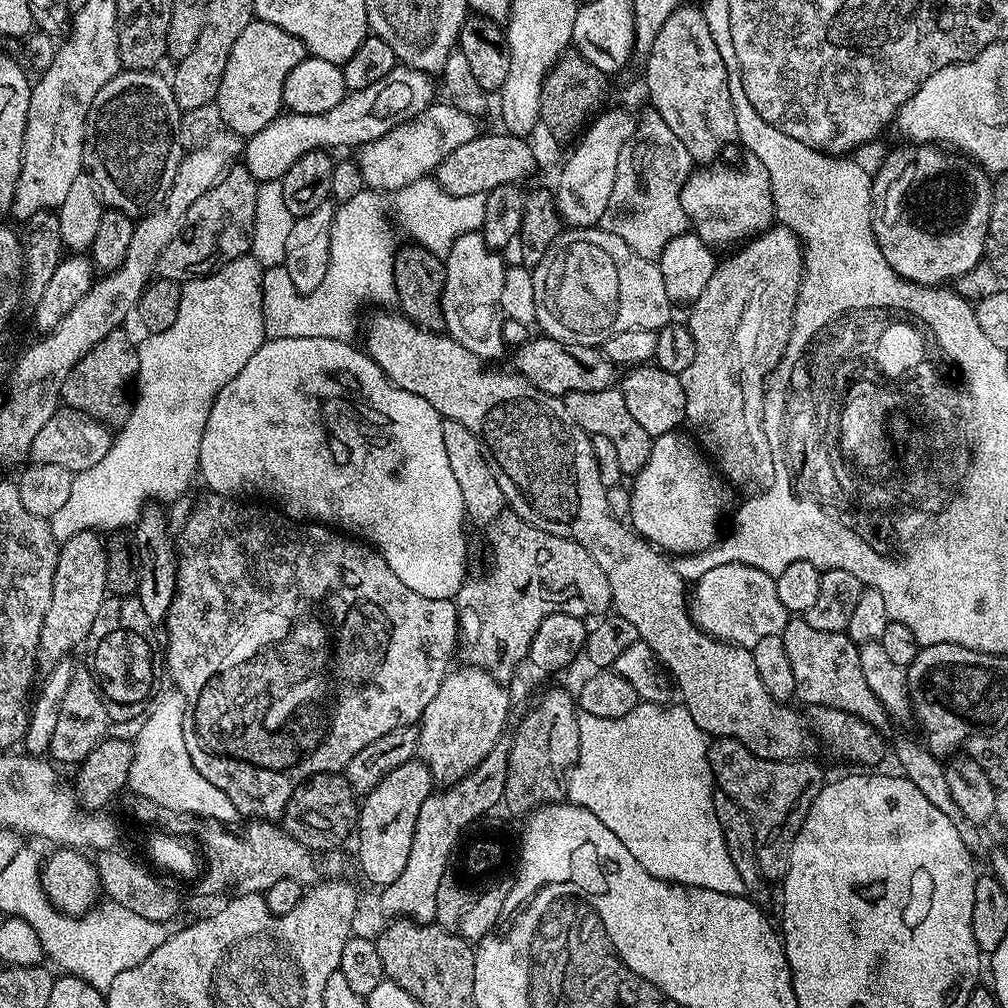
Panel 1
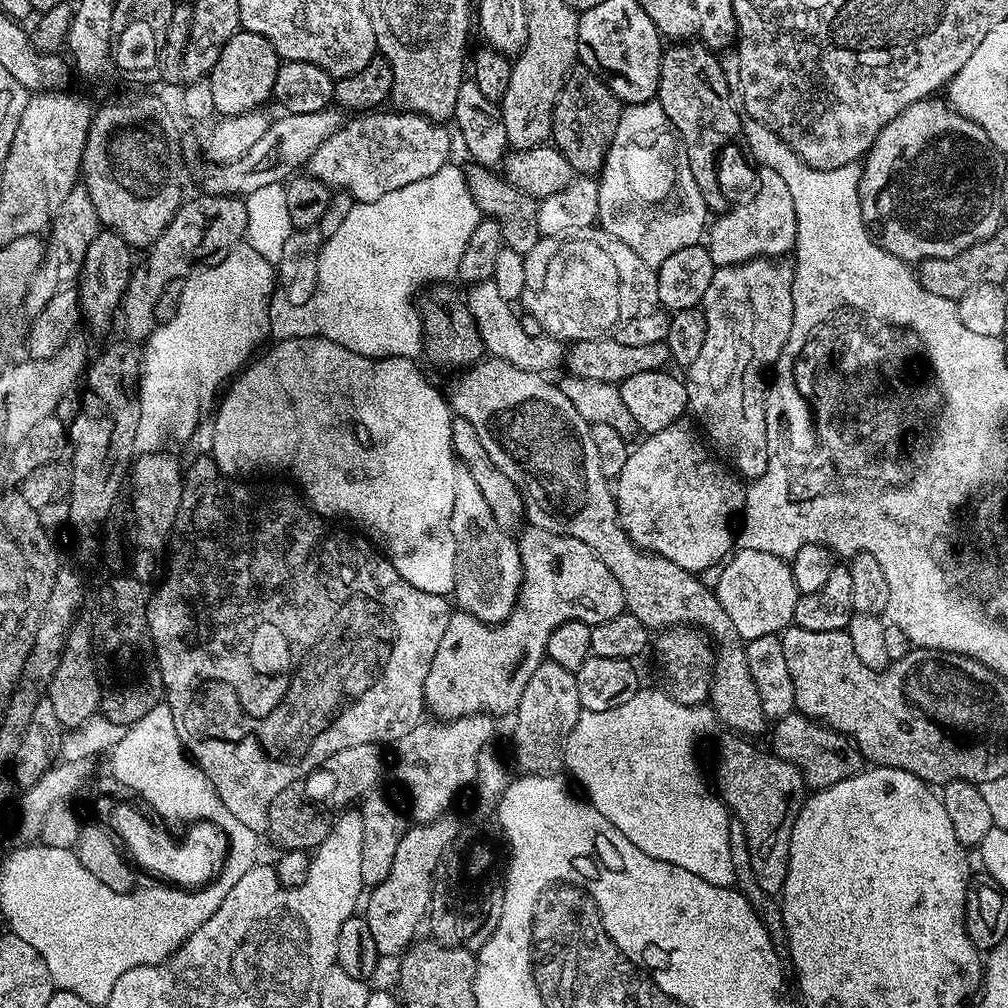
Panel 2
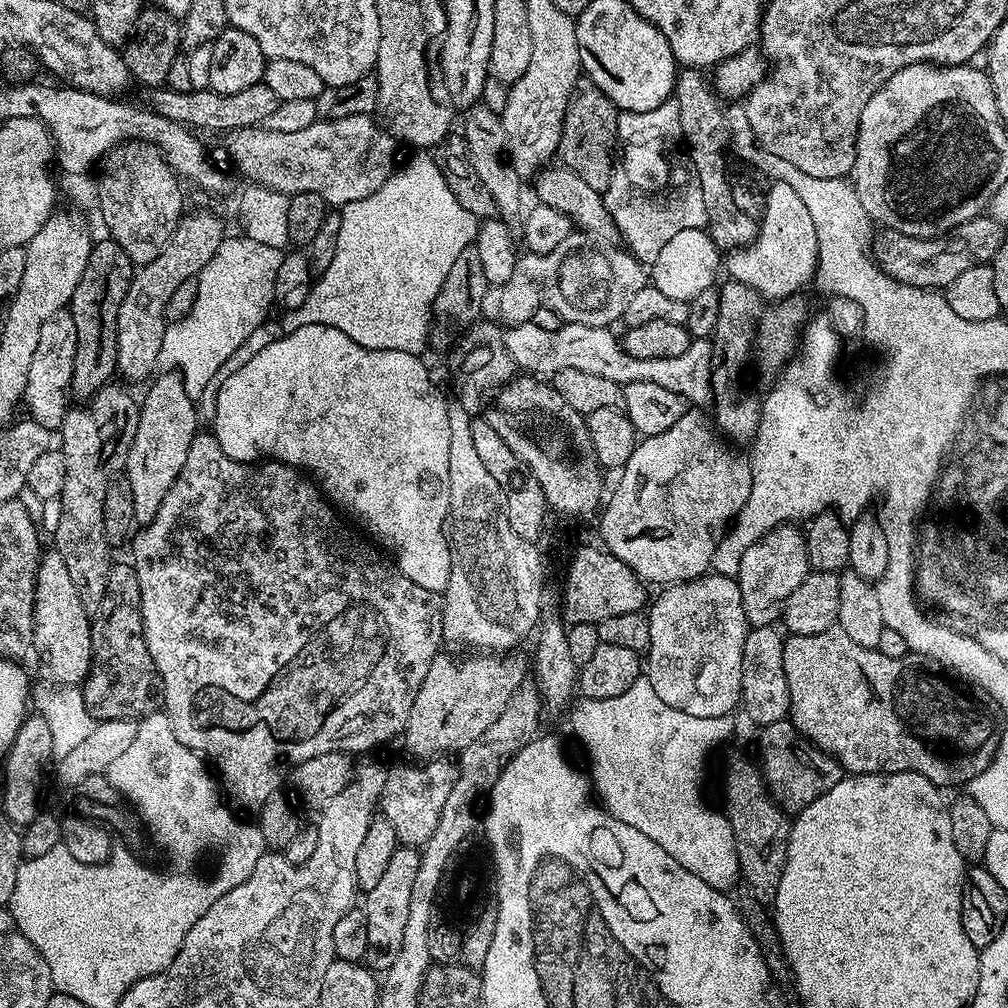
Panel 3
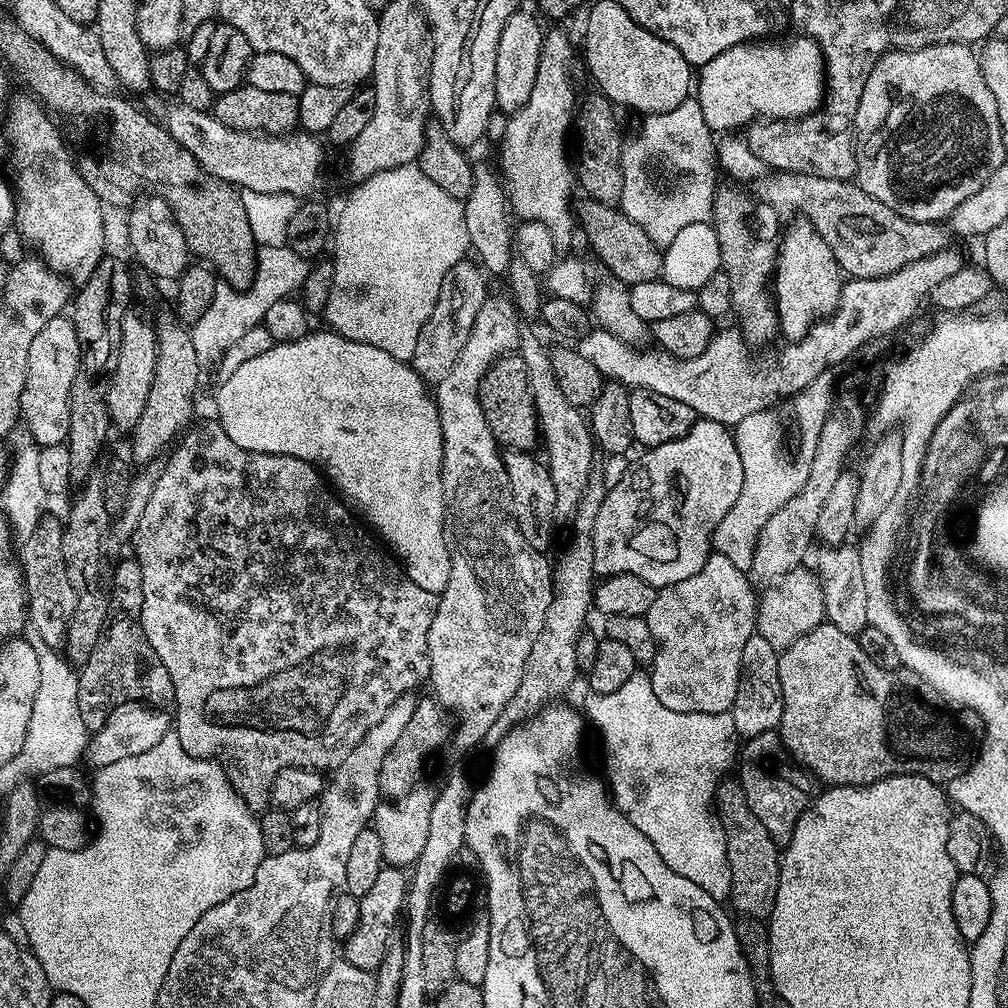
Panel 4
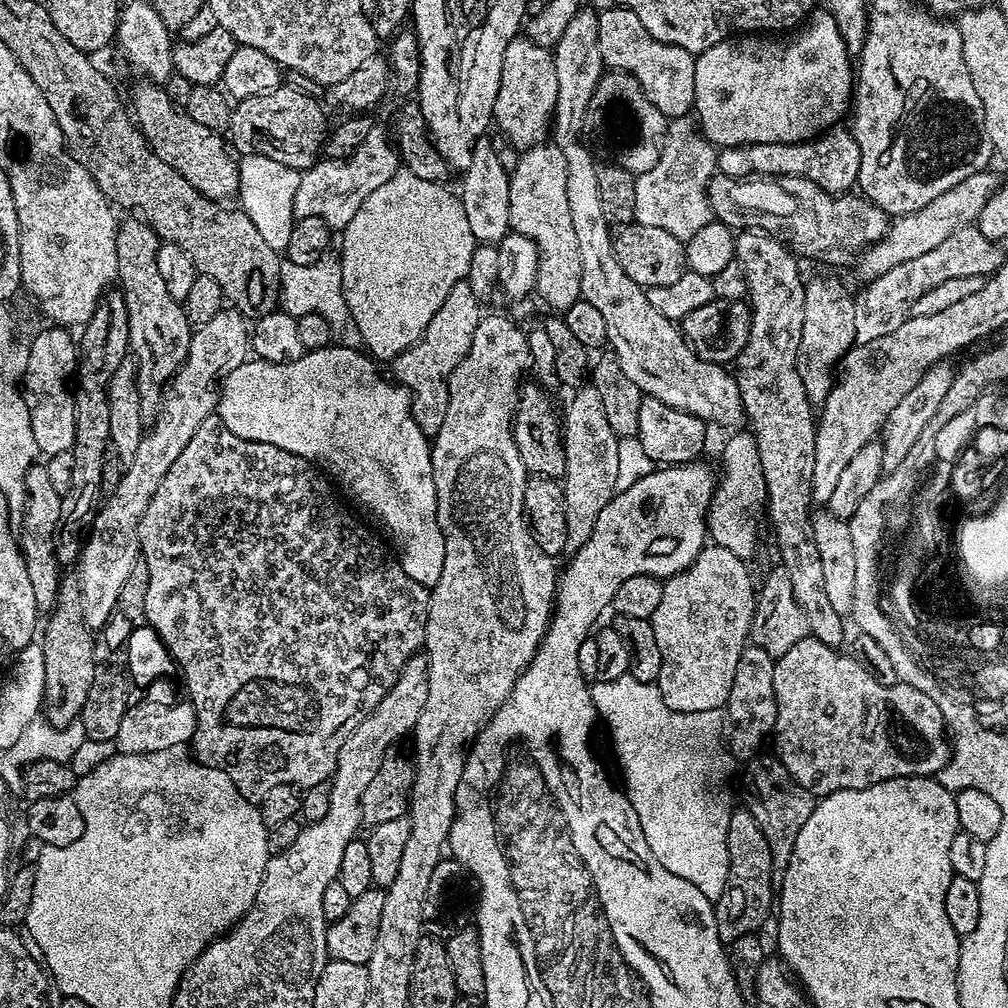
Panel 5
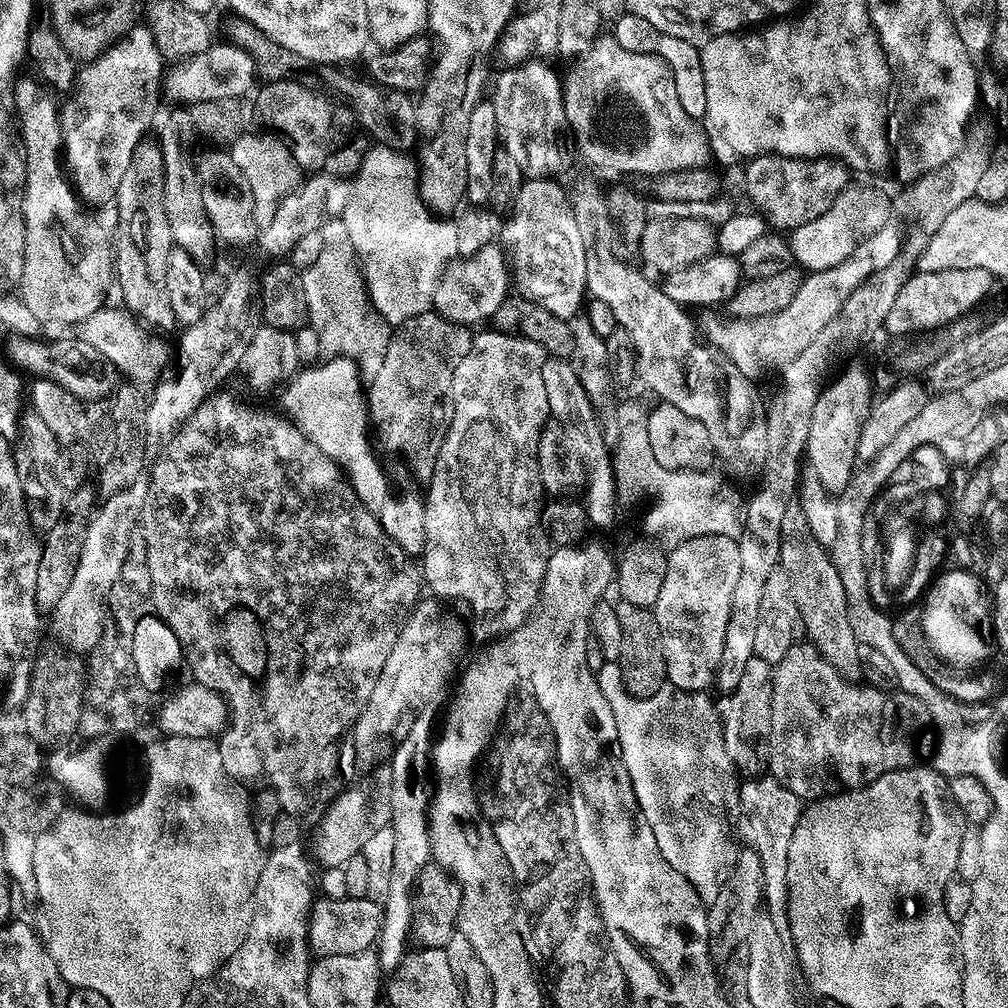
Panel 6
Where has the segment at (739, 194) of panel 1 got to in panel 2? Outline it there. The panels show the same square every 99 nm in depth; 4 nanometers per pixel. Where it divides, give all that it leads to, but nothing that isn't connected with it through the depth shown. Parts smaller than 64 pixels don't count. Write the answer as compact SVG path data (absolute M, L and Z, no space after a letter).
M761 165L757 169L757 187L754 194L735 206L719 213L706 232L706 247L716 268L766 257L780 258L795 249L797 215L794 214L794 200L782 174Z

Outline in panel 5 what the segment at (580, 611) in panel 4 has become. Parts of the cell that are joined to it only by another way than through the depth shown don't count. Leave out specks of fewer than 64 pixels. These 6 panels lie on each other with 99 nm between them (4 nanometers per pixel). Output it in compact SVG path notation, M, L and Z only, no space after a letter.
M583 385L577 389L566 416L562 418L562 435L564 437L564 457L566 472L562 478L563 506L566 514L565 549L569 553L577 552L594 534L594 522L598 522L598 514L602 514L602 506L606 506L616 494L616 477L618 473L619 437L607 421L606 410L603 409L602 398L592 385Z

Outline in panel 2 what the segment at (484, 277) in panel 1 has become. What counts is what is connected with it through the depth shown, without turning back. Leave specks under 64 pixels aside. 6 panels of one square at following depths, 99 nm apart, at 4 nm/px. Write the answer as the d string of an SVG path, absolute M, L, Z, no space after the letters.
M492 280L471 285L467 291L468 309L476 323L480 340L484 343L484 352L489 357L510 362L510 366L518 366L518 370L530 370L541 374L551 373L551 368L556 368L559 364L561 367L565 363L565 345L547 334L538 337L526 334L520 325L521 317L512 309L515 307L509 301L503 300L498 294L498 286L494 286Z

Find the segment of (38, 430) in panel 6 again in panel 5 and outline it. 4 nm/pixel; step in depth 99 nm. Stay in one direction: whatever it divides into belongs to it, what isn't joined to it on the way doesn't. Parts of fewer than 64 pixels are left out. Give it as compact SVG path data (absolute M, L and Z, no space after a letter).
M35 462L29 467L25 478L27 500L24 511L19 517L18 543L20 553L26 562L26 574L30 578L30 587L34 590L34 602L41 613L47 614L56 606L58 586L62 575L62 565L56 561L54 542L56 527L60 525L60 496L50 482L50 474L43 463Z

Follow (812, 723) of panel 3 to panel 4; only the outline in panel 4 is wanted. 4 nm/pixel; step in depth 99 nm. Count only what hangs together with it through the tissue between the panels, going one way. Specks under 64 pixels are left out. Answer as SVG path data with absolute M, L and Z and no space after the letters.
M827 622L820 624L810 634L802 634L794 646L783 649L778 658L778 682L782 682L782 698L784 709L780 719L779 733L783 751L793 756L795 763L801 769L807 770L817 781L824 786L833 788L862 788L865 784L873 784L879 780L885 780L891 776L921 776L941 786L946 786L958 774L968 771L972 767L972 761L978 751L978 720L975 715L965 715L965 720L960 724L960 732L956 729L956 720L943 708L941 697L926 683L921 676L914 674L903 666L896 670L882 670L882 666L870 662L866 658L866 650L862 650L859 639L850 634L842 634L838 626Z

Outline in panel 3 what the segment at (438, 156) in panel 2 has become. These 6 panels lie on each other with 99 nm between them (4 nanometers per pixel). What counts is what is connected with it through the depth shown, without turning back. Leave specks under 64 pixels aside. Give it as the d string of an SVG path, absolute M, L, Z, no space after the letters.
M371 115L347 116L337 120L317 118L313 124L306 126L306 130L298 130L294 134L274 132L266 126L238 128L227 137L228 156L233 166L245 176L245 181L253 185L269 188L286 197L307 192L318 194L318 198L322 198L329 206L343 206L362 198L370 198L370 194L374 194L374 190L382 190L382 186L397 171L398 141L388 133L387 127L372 119Z

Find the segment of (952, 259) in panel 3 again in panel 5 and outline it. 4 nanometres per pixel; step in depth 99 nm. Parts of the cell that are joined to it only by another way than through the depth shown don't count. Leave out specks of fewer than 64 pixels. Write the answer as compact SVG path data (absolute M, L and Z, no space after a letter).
M715 175L708 184L708 205L719 223L733 230L761 230L780 240L788 251L808 260L825 260L828 264L857 263L865 249L877 244L890 227L890 217L877 204L860 194L837 194L822 190L814 182L801 176L776 178L745 178L735 180L729 176Z

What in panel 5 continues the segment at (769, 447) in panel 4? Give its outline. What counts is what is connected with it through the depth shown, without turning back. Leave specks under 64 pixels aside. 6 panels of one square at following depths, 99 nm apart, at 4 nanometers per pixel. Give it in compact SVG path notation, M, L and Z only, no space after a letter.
M736 430L724 444L724 453L720 460L724 463L724 476L716 481L716 493L712 496L712 504L708 507L708 536L711 543L718 548L730 550L730 554L739 556L741 560L751 561L756 552L756 539L760 532L756 529L756 519L761 519L762 509L768 499L766 482L762 474L762 466L758 458L758 446L751 431Z

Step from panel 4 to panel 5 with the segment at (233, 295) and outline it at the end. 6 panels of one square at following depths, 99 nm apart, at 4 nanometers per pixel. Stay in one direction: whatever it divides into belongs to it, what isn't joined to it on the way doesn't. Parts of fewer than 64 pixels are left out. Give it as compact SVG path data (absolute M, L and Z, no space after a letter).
M329 254L310 266L294 266L287 262L280 265L280 304L286 306L291 316L305 316L316 312L323 320L328 320L339 343L346 348L356 348L361 343L360 332L352 321L346 306L340 260Z

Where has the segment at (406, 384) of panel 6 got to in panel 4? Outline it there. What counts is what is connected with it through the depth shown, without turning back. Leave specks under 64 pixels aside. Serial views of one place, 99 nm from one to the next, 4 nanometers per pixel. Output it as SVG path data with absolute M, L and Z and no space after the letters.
M468 258L450 266L446 278L442 278L438 302L434 302L434 310L430 310L430 318L426 318L422 334L418 334L418 346L414 346L410 361L412 369L425 384L439 384L442 378L446 378L450 366L454 366L458 354L462 354L462 346L466 346L466 338L470 338L470 330L474 330L474 318L478 318L478 310L482 310L484 300L490 295L490 289L484 285L484 279L486 276L481 265Z

